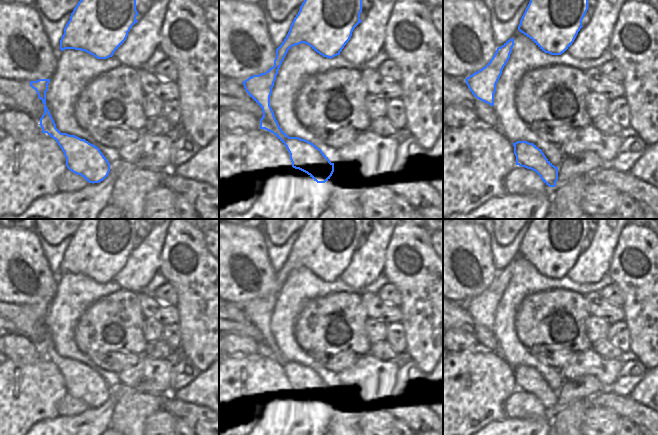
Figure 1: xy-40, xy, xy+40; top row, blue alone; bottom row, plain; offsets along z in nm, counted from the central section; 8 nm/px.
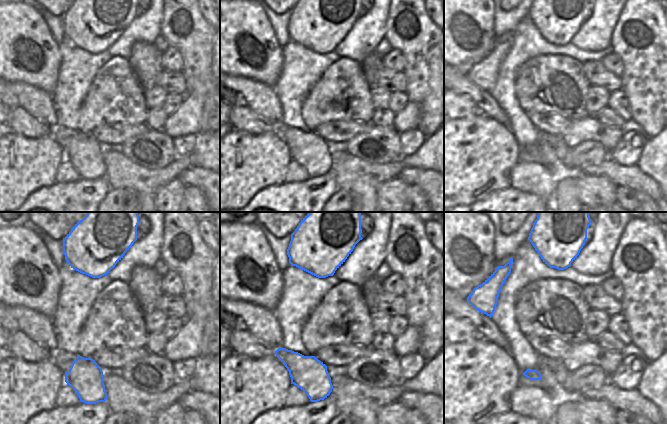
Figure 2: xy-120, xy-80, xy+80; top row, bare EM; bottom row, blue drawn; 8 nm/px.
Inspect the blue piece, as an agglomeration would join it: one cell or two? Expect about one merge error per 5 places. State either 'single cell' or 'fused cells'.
single cell

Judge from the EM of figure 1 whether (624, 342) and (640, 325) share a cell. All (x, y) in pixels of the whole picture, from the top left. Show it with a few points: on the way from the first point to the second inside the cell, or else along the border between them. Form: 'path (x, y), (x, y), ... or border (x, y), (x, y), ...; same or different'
border (623, 321), (629, 332), (630, 350); different

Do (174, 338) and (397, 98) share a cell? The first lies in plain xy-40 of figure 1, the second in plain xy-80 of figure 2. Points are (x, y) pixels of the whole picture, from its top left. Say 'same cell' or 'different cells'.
same cell

